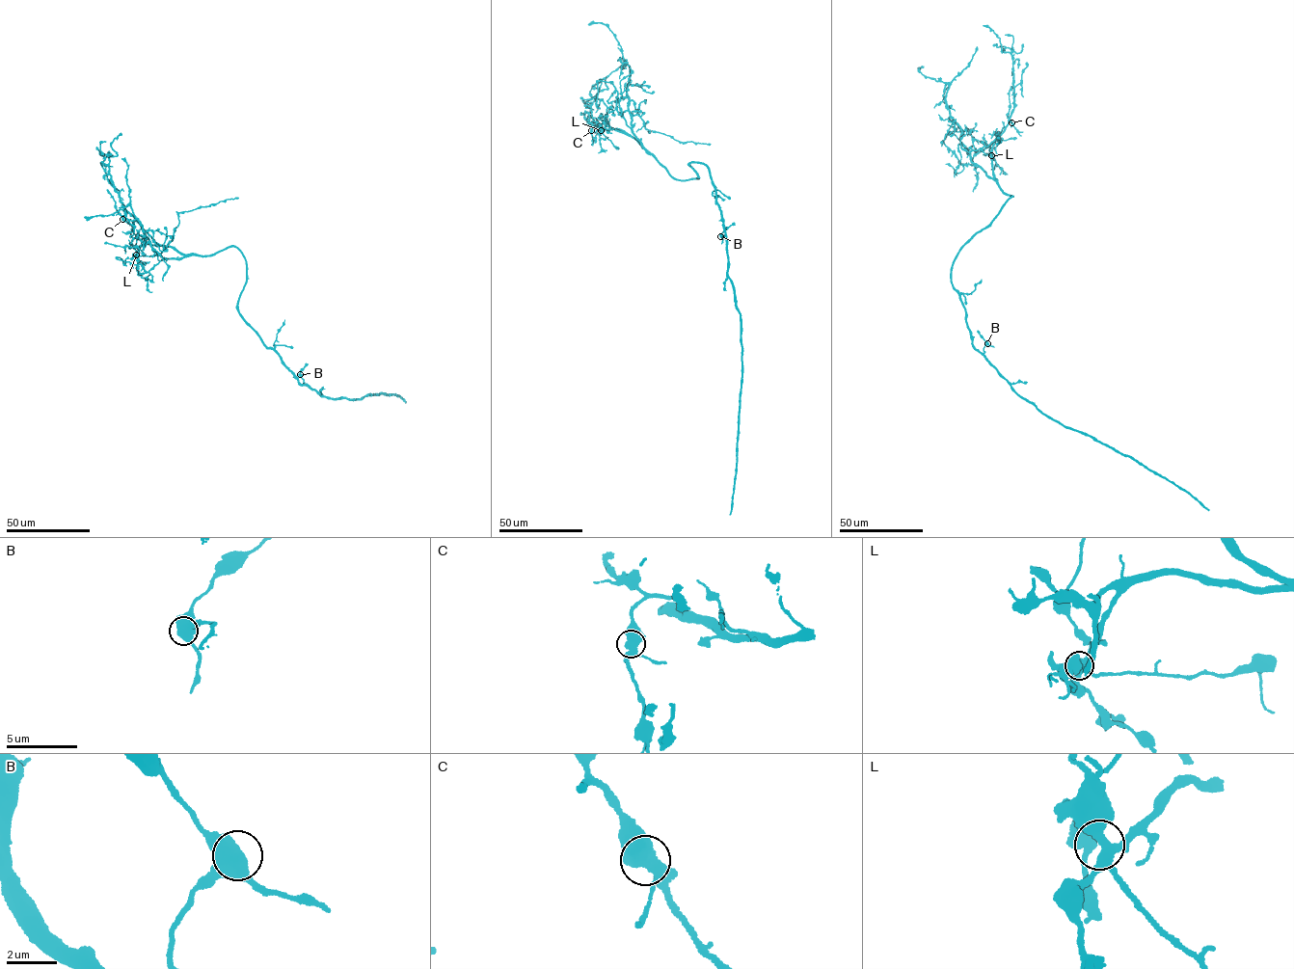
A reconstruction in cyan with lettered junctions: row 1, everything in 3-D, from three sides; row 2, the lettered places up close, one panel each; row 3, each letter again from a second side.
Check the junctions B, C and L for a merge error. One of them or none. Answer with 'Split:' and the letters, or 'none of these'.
Split: none of these

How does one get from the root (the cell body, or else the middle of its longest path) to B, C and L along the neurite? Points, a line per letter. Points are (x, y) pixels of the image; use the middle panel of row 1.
B: (709, 172), (726, 233), (725, 237), (720, 236)
C: (709, 172), (703, 164), (693, 161), (689, 165), (699, 177), (677, 179), (626, 132), (594, 124), (591, 130)
L: (709, 172), (703, 164), (693, 161), (689, 165), (699, 177), (677, 179), (633, 138), (606, 126), (601, 130)

